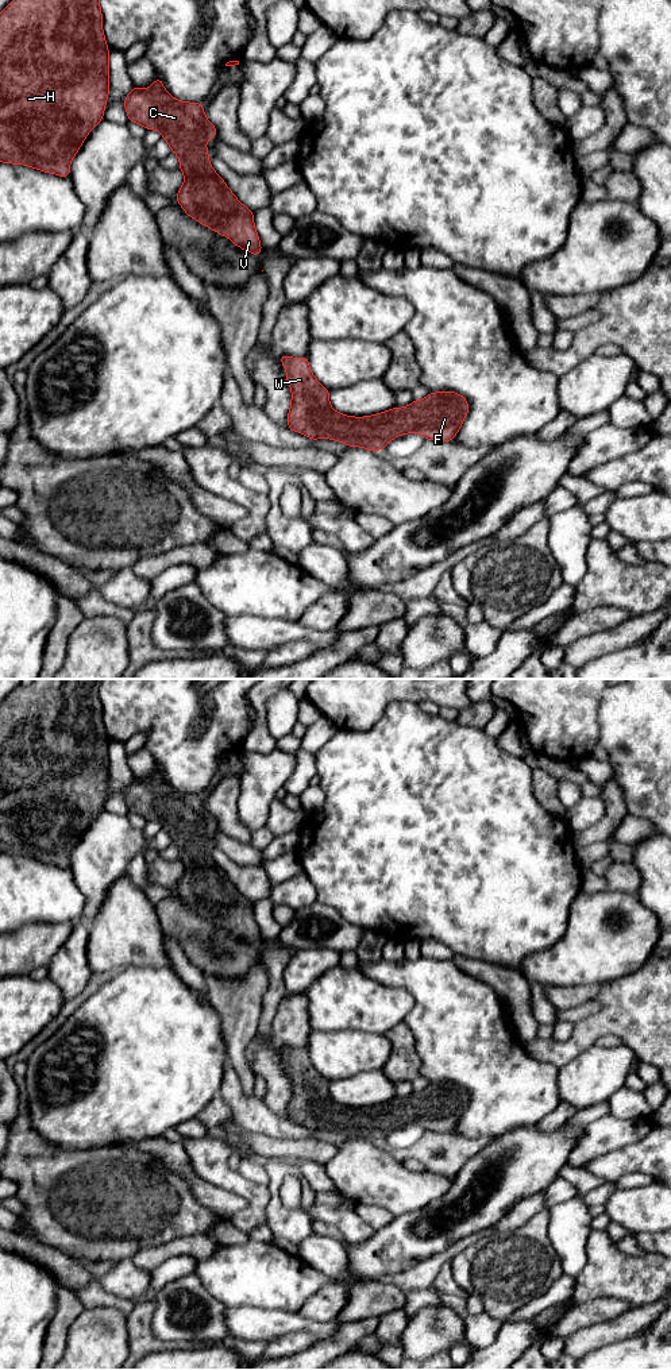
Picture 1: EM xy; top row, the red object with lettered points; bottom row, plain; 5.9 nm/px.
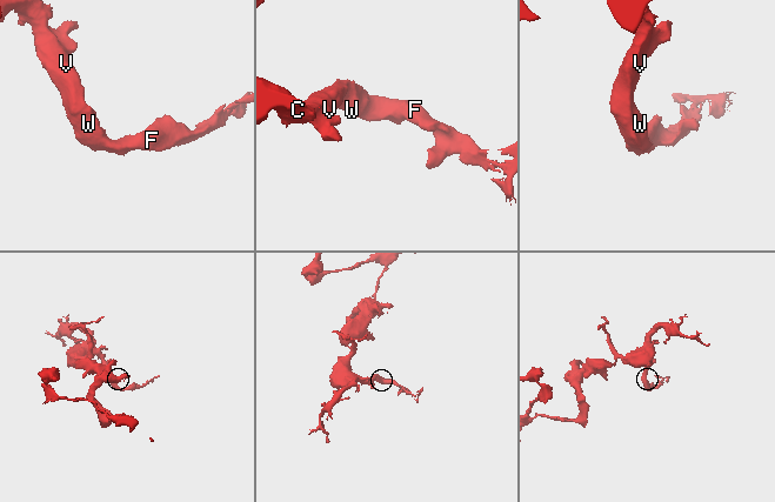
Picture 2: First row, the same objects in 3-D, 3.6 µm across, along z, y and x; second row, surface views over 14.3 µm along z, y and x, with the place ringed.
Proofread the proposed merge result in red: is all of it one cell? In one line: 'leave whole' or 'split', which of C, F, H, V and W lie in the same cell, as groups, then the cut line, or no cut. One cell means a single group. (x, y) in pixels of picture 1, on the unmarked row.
leave whole; C F H V W; no cut

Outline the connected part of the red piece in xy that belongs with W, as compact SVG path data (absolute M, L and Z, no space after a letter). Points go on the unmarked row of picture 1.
M279 1045L292 1080L288 1119L312 1132L332 1130L348 1138L381 1142L397 1127L420 1124L425 1131L454 1132L466 1107L468 1092L455 1083L429 1084L404 1099L365 1108L346 1107L329 1096L329 1081L312 1065L306 1047Z

